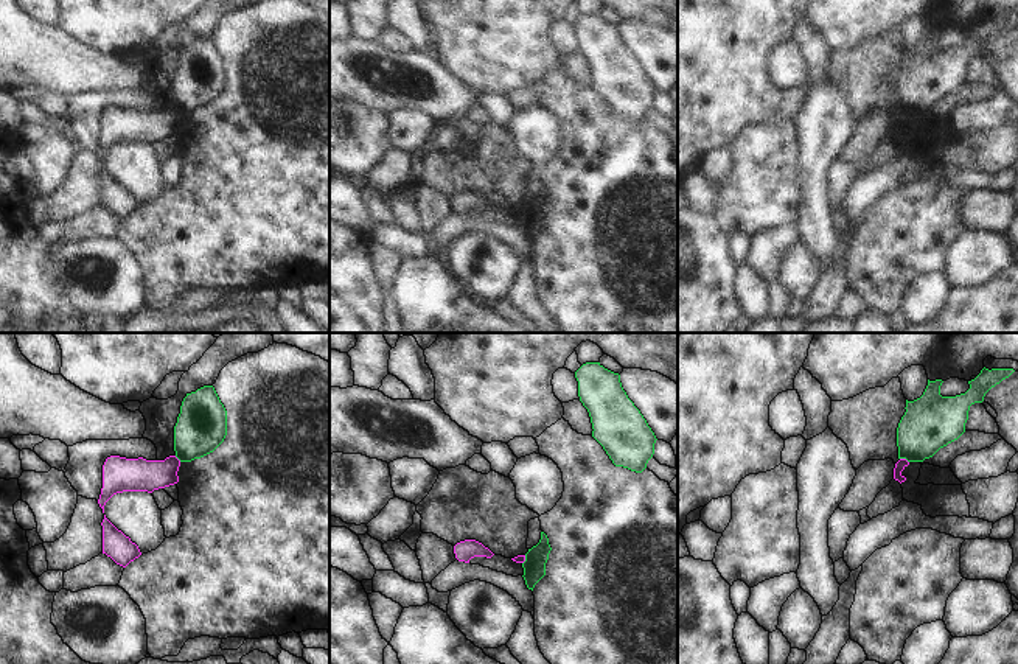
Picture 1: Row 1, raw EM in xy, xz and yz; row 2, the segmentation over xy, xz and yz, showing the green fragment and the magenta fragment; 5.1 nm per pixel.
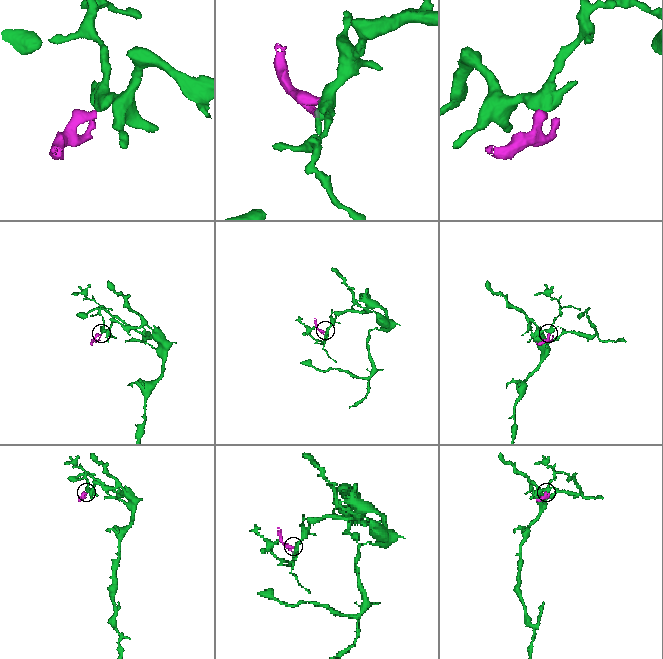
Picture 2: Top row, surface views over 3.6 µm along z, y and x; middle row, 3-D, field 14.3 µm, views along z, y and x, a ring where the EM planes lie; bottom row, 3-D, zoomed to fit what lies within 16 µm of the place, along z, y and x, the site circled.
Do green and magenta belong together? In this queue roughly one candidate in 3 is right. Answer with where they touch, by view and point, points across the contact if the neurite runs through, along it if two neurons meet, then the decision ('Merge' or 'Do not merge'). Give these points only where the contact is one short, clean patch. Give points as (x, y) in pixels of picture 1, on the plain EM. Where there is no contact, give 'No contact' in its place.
Touches green at yz (905, 109). Boundary: yz (900, 109), (908, 114). Do not merge.

